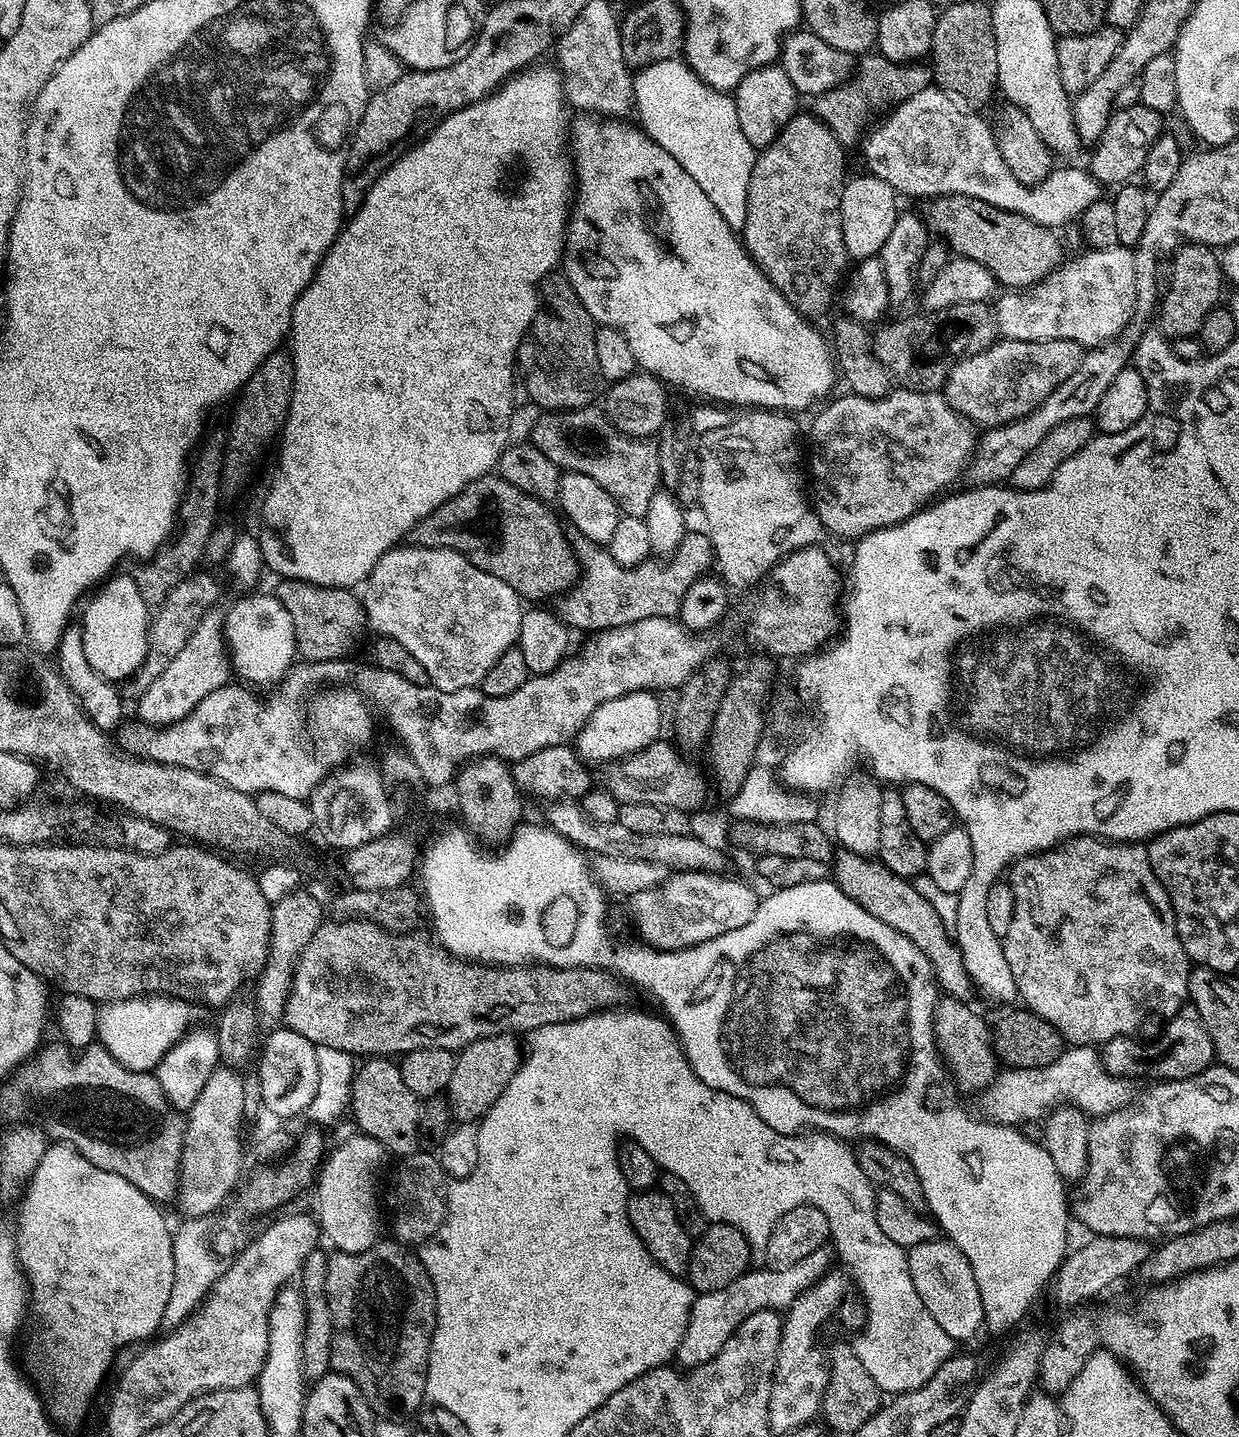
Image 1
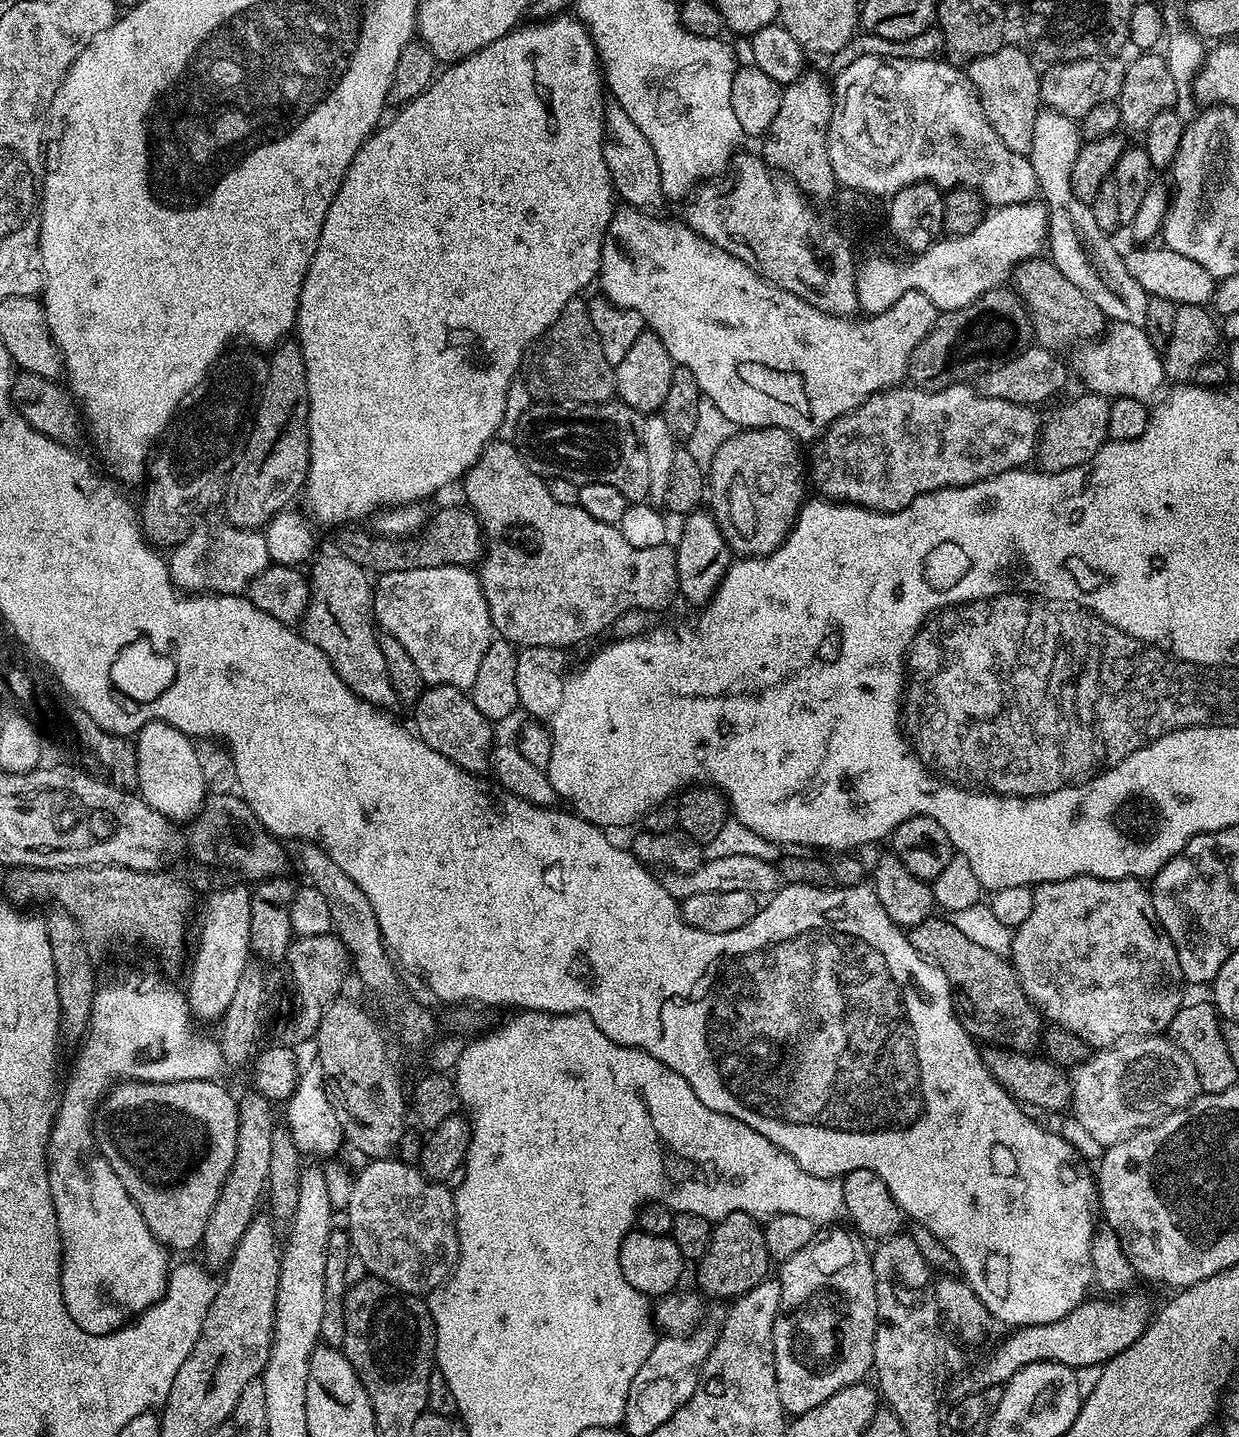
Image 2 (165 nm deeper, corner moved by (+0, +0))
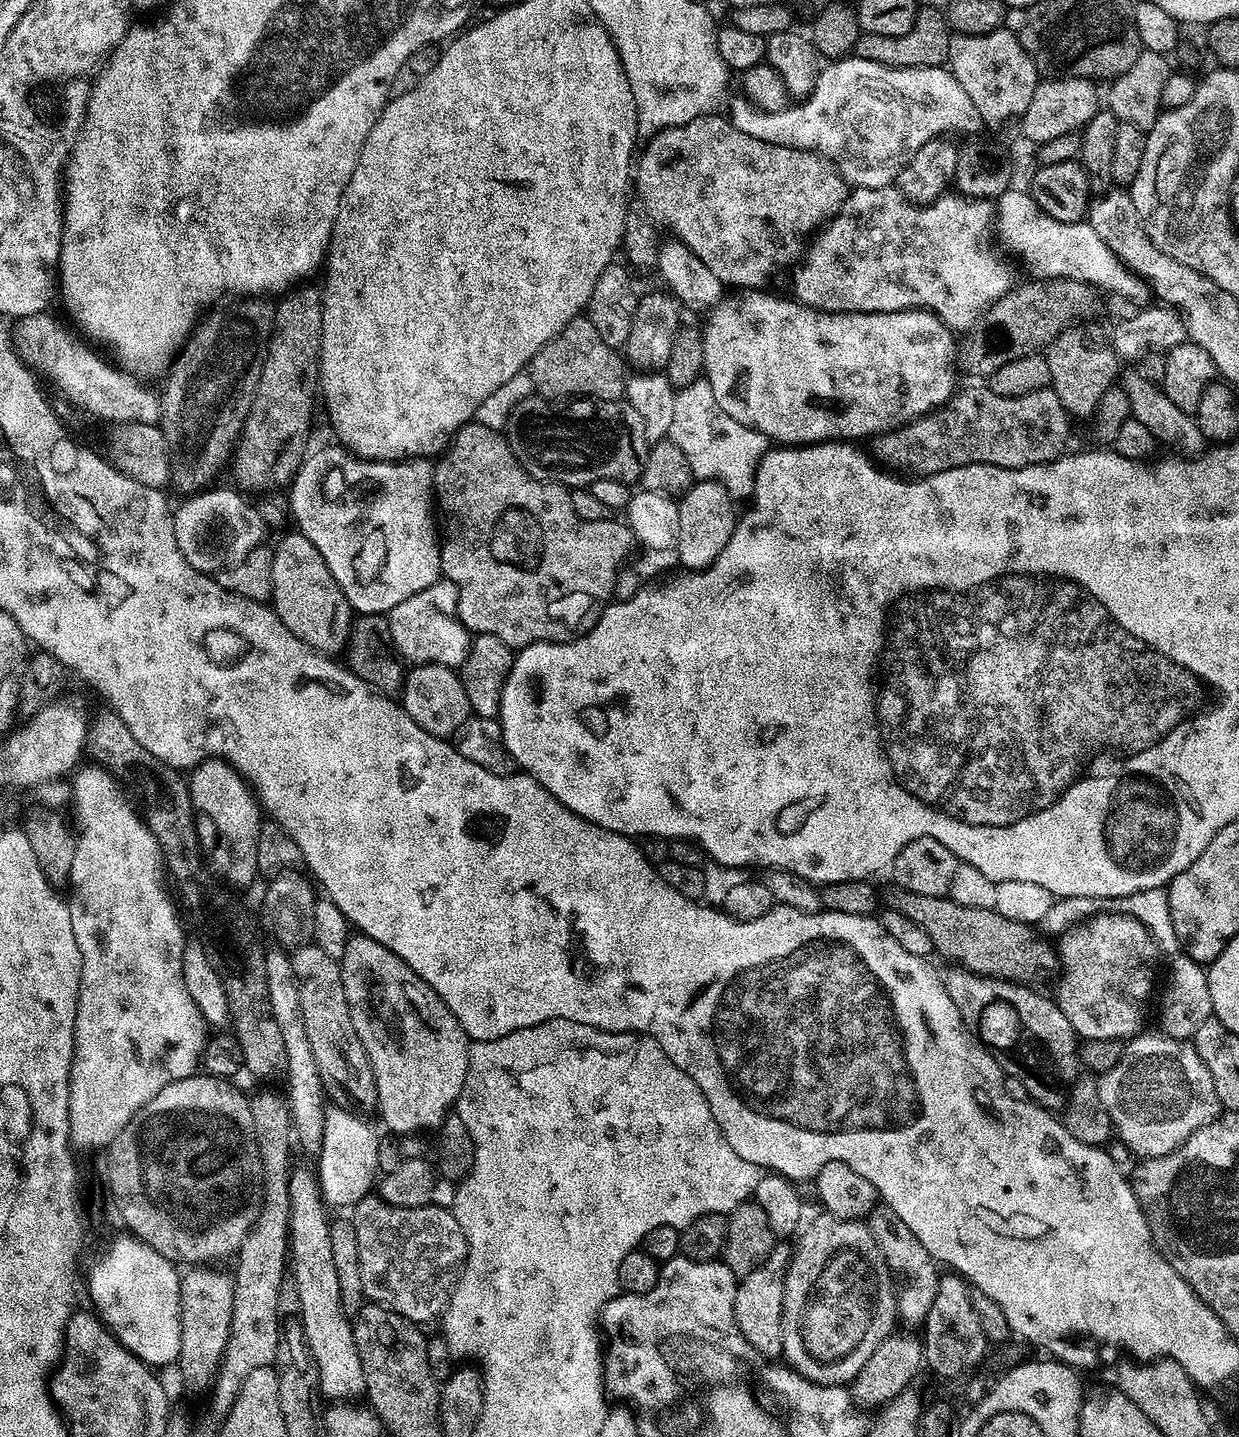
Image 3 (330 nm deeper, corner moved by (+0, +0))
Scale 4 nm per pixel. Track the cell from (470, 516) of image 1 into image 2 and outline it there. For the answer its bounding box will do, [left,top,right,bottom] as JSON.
[338,506,486,574]

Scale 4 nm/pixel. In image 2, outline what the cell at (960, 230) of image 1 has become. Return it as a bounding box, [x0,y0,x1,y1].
[1014,259,1106,350]

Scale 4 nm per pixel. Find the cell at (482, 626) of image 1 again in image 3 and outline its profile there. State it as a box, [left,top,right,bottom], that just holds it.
[386,578,470,670]

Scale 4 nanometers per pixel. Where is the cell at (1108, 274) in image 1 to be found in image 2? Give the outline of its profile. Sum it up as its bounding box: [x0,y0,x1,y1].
[1080,323,1166,402]

